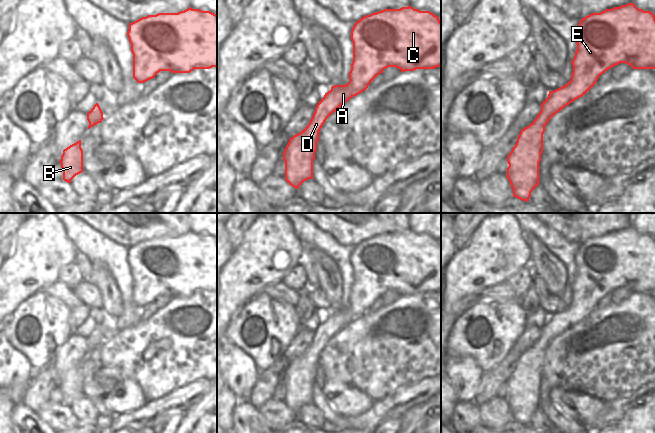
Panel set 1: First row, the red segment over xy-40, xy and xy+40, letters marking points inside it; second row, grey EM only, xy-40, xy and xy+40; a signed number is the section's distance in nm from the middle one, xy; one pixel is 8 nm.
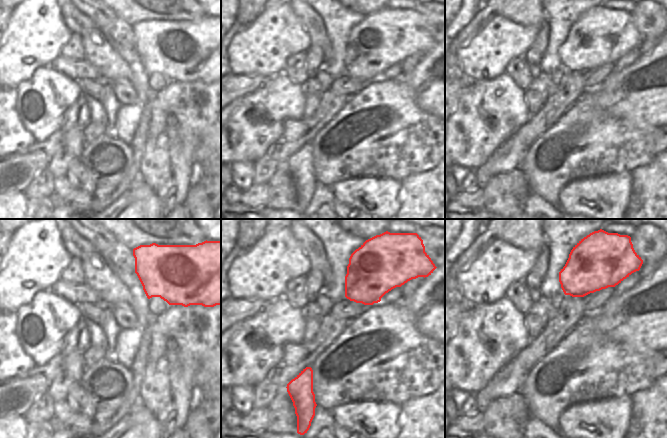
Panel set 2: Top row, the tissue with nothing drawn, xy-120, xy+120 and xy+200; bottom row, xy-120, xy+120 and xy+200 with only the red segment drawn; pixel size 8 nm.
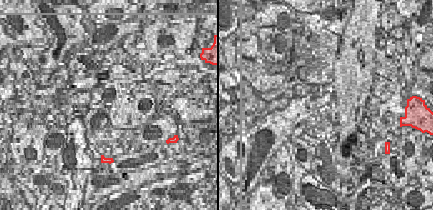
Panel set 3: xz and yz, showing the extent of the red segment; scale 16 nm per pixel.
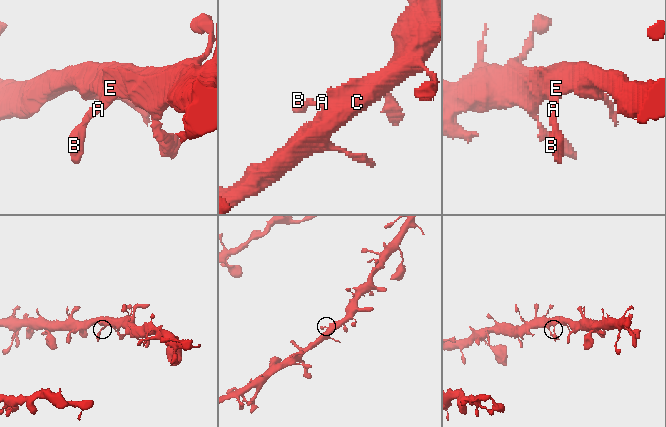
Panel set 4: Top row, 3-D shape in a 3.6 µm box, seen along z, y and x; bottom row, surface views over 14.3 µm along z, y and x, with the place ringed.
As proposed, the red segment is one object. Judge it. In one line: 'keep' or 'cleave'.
keep

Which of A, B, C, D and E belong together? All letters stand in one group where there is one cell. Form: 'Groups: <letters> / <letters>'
Groups: A B C D E.

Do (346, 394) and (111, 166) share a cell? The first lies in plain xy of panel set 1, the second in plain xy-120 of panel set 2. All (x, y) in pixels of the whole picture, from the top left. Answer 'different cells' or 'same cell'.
same cell

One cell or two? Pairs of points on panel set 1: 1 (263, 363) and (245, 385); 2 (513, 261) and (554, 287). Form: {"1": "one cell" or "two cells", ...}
{"1": "two cells", "2": "two cells"}

